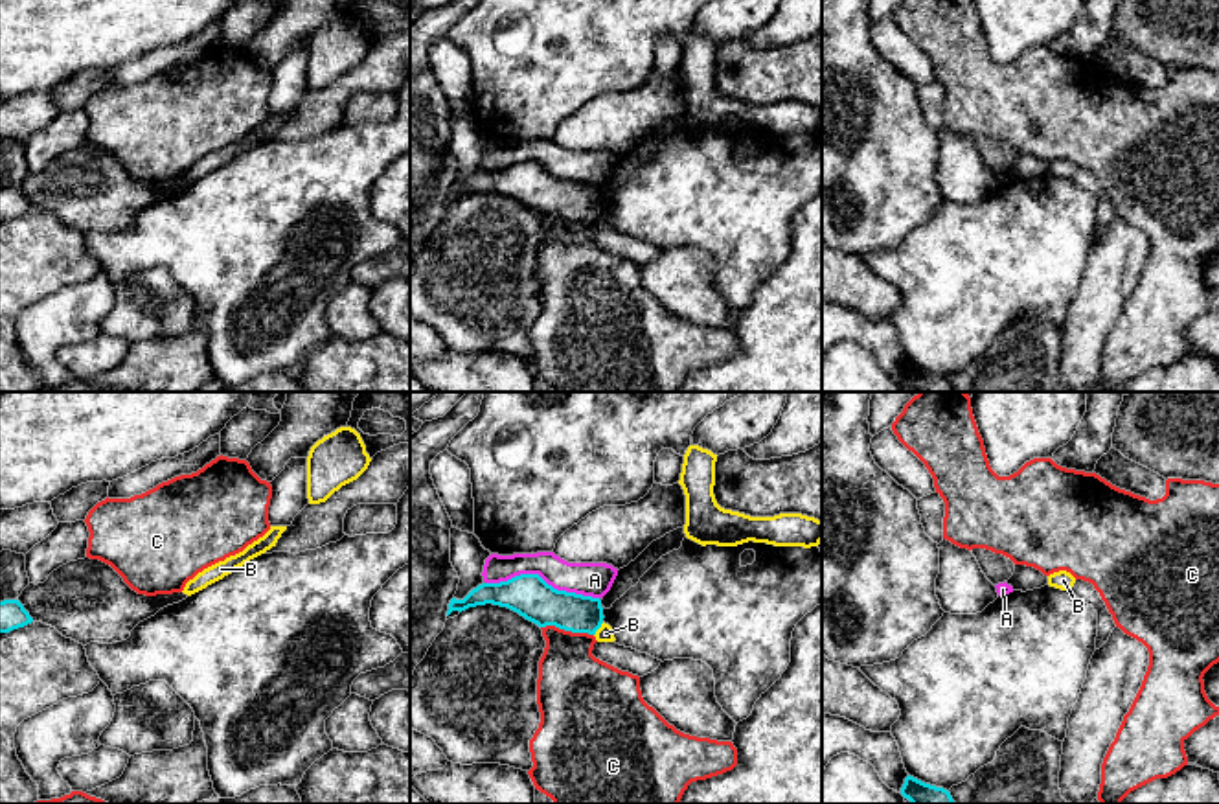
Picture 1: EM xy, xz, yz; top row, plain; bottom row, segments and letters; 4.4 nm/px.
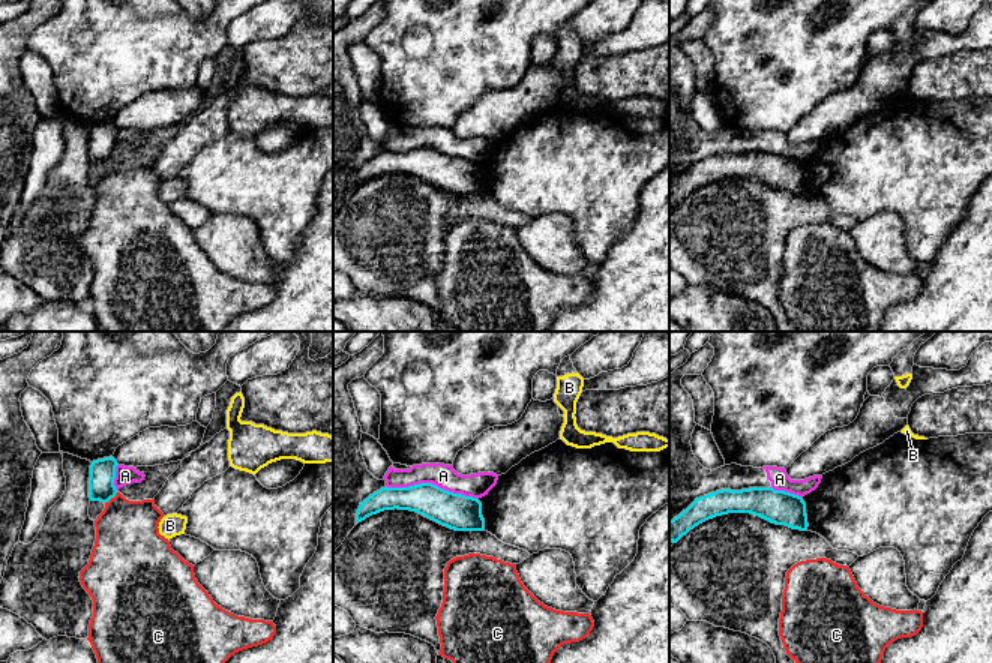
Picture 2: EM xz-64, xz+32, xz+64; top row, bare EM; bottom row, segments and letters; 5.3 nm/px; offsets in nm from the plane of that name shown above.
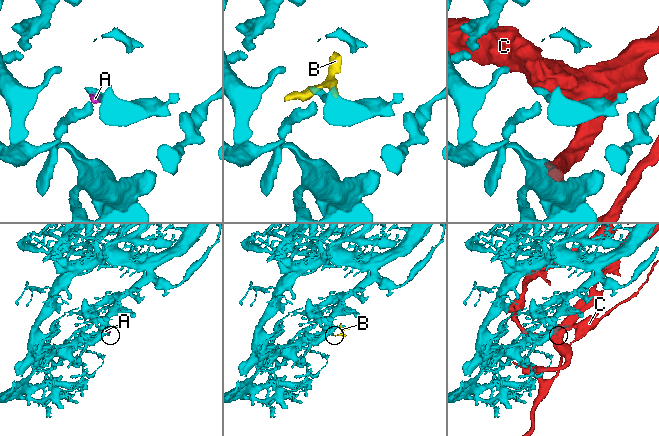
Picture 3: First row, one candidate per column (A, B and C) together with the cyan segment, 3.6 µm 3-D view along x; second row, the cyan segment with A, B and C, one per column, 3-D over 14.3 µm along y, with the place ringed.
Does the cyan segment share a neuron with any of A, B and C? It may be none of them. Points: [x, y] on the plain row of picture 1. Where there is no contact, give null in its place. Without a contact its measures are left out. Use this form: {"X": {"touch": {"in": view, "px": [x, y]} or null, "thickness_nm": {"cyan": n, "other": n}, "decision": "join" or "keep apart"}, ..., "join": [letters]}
{"A": {"touch": {"in": "xz", "px": [541, 166]}, "thickness_nm": {"cyan": 190, "other": 150}, "decision": "keep apart"}, "B": {"touch": {"in": "xz", "px": [598, 216]}, "thickness_nm": {"cyan": 170, "other": 70}, "decision": "keep apart"}, "C": {"touch": {"in": "xz", "px": [567, 218]}, "thickness_nm": {"cyan": 190, "other": 320}, "decision": "keep apart"}, "join": []}

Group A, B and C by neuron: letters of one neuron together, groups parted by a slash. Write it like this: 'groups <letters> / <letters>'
groups A B / C

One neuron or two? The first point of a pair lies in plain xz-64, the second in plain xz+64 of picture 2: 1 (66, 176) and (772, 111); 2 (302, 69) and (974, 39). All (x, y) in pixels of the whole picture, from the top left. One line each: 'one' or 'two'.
1: two
2: two

